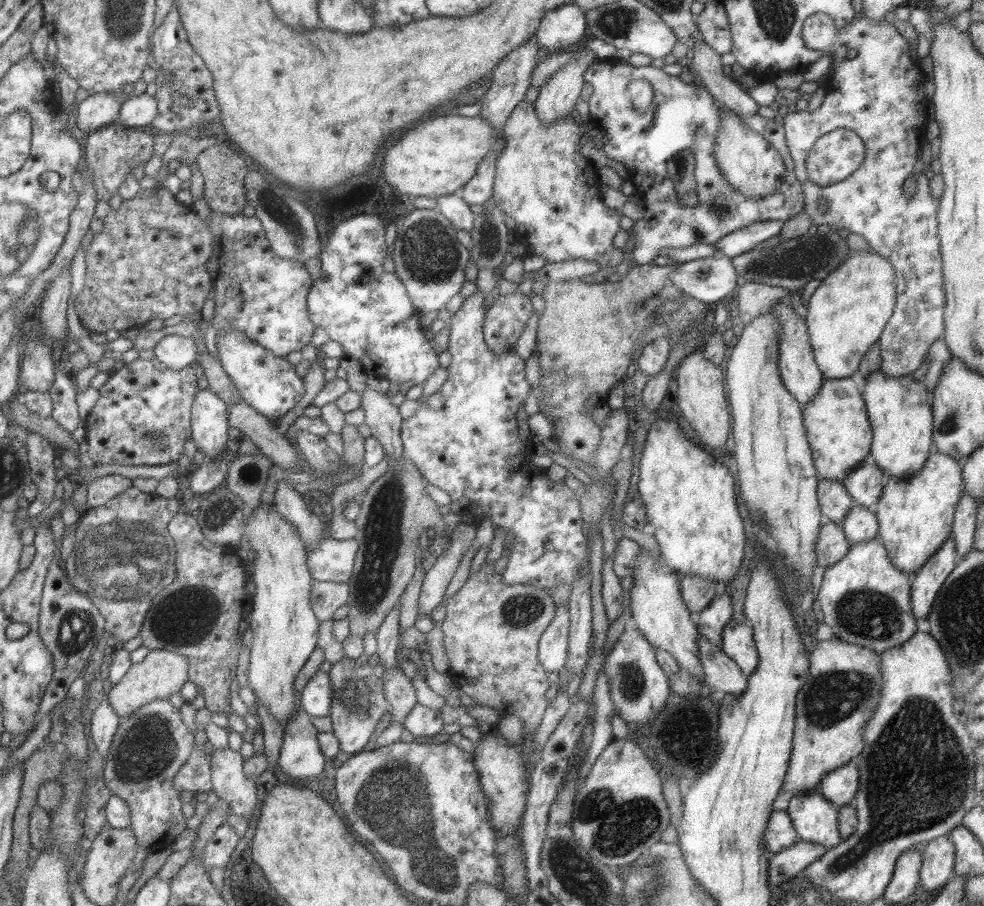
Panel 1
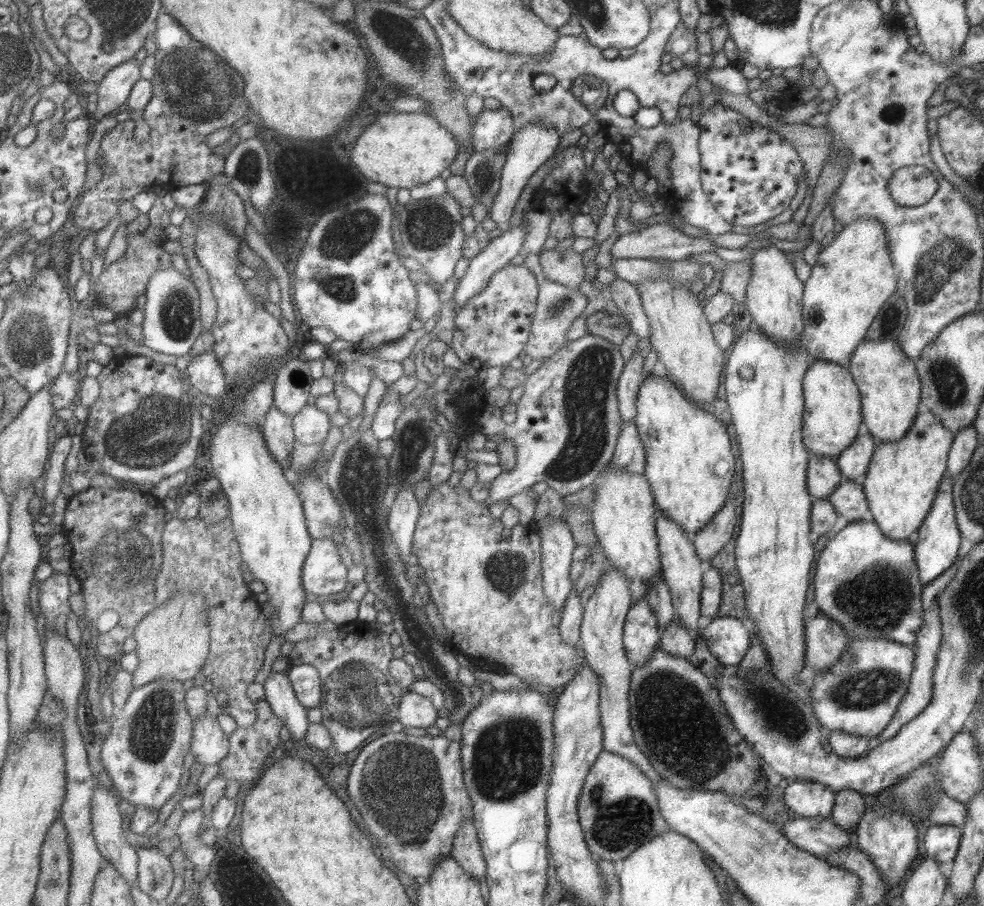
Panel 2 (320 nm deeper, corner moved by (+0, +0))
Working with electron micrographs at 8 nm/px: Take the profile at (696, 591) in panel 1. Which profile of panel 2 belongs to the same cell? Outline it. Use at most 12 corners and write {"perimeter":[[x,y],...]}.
{"perimeter":[[733,491],[690,536],[704,566],[735,528]]}

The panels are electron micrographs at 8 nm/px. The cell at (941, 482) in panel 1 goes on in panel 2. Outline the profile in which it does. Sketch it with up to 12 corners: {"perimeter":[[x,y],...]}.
{"perimeter":[[921,407],[827,499],[887,538],[922,523],[953,438]]}

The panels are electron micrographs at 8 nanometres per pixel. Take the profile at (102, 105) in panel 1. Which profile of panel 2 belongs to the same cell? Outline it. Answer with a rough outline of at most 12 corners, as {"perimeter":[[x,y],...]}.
{"perimeter":[[136,59],[114,65],[98,82],[100,120],[125,104],[140,79]]}

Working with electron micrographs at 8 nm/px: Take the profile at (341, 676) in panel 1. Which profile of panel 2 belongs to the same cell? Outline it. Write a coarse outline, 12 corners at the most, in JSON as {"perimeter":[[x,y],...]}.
{"perimeter":[[358,619],[296,642],[339,754],[396,721],[388,634]]}

